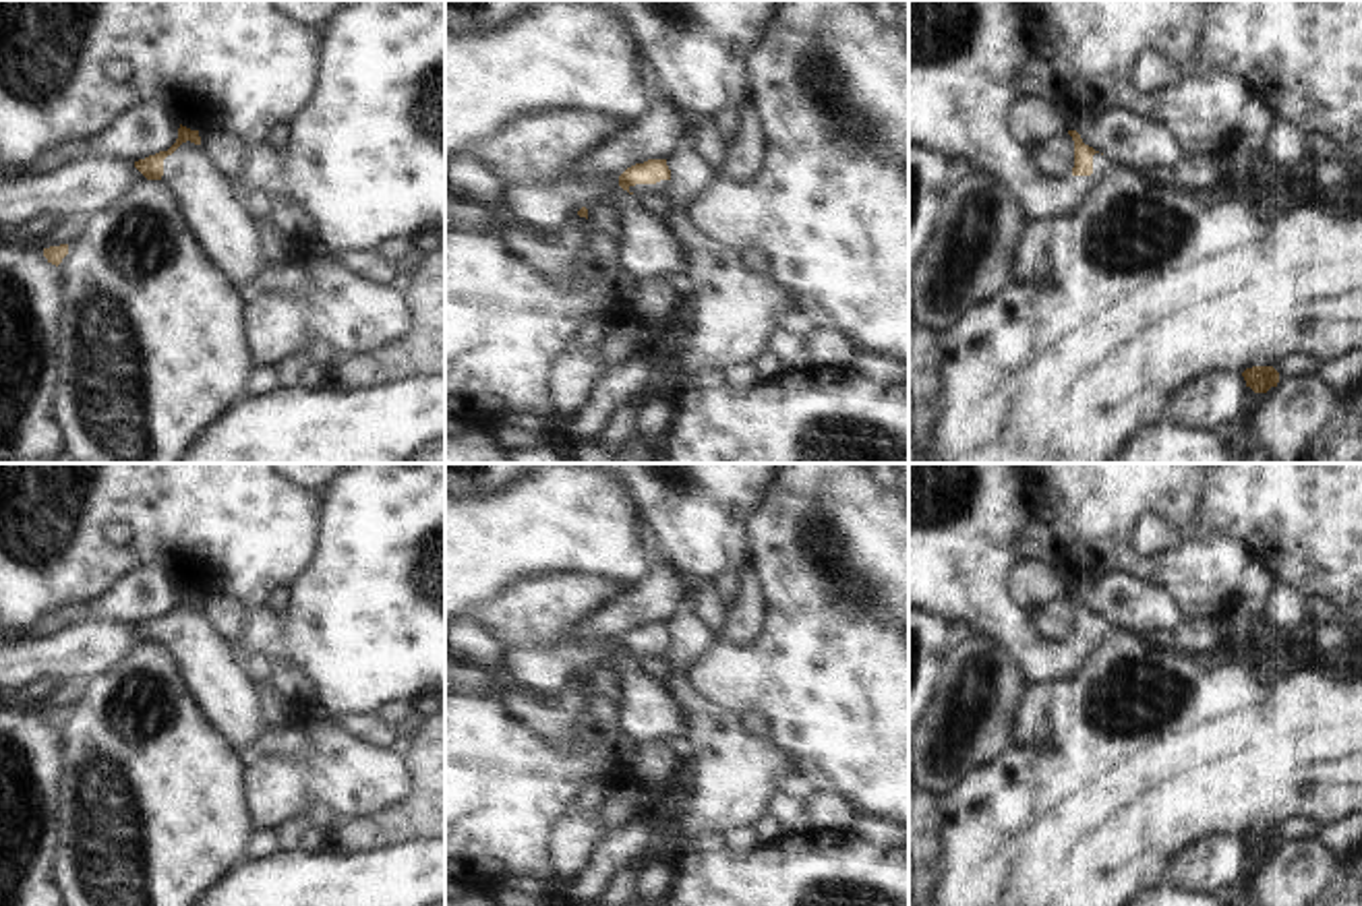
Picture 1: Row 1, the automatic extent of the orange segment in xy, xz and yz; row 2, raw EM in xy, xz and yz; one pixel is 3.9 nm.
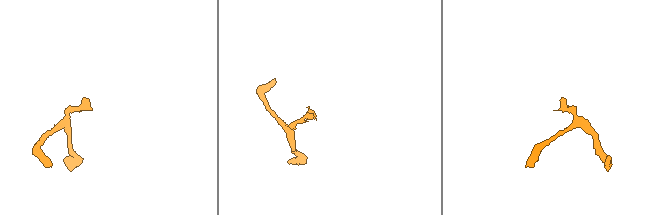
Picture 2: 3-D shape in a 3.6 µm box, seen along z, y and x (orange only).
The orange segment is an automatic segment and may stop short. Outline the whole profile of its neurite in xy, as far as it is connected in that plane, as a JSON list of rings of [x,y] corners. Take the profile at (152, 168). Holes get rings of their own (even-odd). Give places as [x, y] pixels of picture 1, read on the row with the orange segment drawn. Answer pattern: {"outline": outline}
{"outline": [[[180,124],[168,151],[139,159],[135,168],[170,186],[199,244],[250,294],[253,279],[269,263],[242,190],[211,163],[199,130]]]}

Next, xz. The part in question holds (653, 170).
{"outline": [[[648,159],[627,168],[619,176],[619,186],[635,197],[667,194],[671,197],[671,170],[667,159]]]}

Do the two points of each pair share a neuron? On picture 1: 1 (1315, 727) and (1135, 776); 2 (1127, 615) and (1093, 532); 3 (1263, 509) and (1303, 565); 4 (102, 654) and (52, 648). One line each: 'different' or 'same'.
1: same
2: different
3: same
4: same

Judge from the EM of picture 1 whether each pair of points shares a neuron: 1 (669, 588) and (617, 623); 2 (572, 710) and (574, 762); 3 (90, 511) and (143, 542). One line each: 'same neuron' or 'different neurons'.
1: same neuron
2: different neurons
3: same neuron

